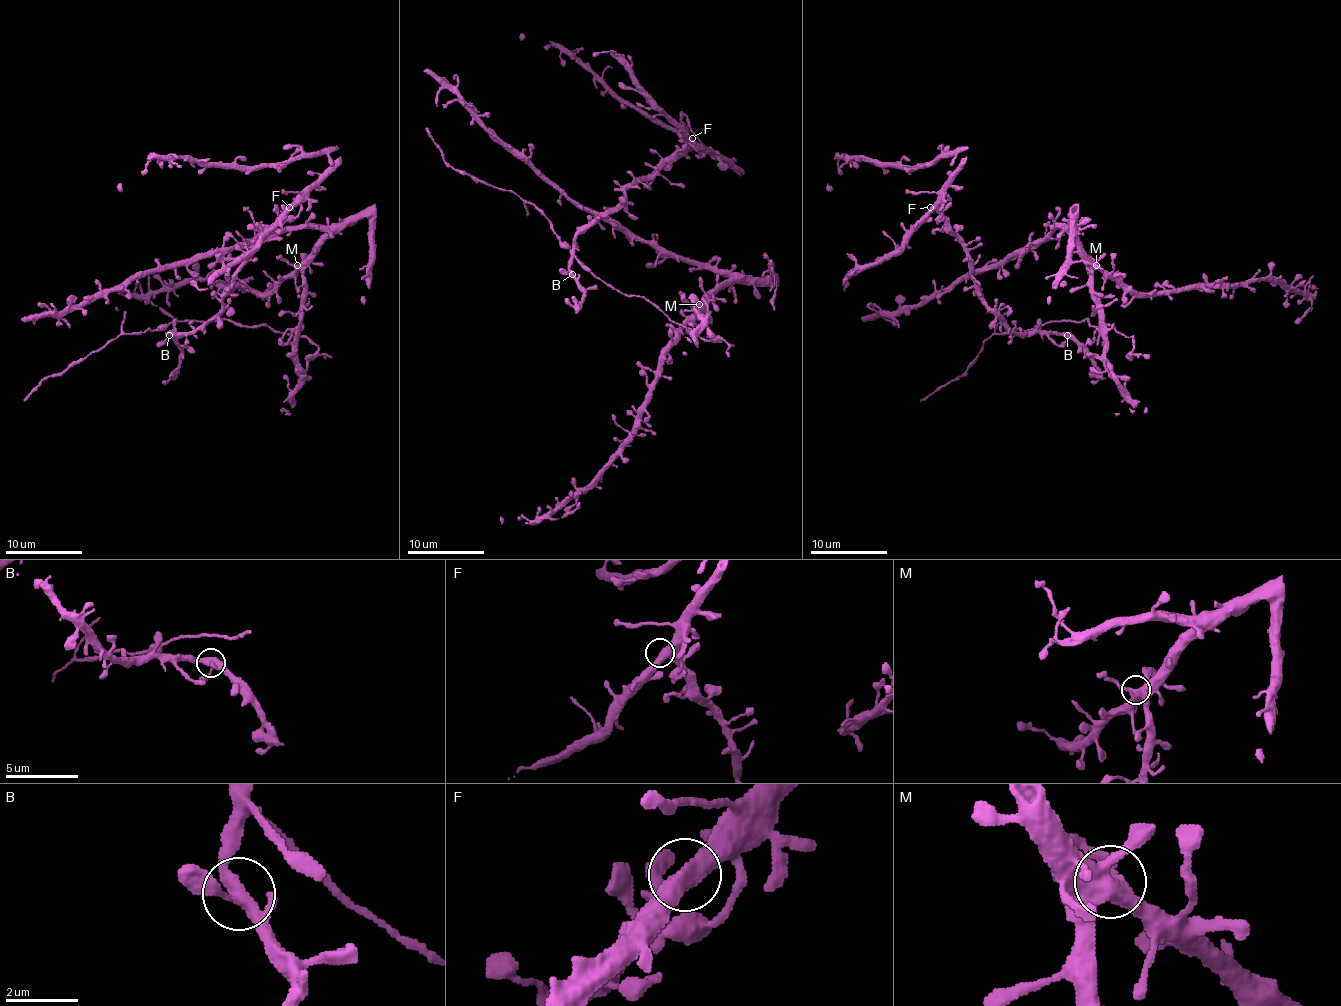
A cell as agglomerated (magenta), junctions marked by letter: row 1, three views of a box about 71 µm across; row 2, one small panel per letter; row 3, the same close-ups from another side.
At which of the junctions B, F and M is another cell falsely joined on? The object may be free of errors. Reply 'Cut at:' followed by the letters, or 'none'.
Cut at: none

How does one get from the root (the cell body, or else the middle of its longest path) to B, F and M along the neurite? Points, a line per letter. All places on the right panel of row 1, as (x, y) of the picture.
B: (1083, 319), (1048, 321), (1040, 327), (1046, 333), (1067, 335)
F: (1083, 319), (1048, 321), (1040, 327), (1042, 331), (1015, 333), (986, 304), (974, 282), (963, 242), (930, 207)
M: (1083, 319), (1094, 327), (1110, 325), (1121, 335), (1106, 338), (1100, 300), (1092, 290), (1092, 269), (1096, 265)

